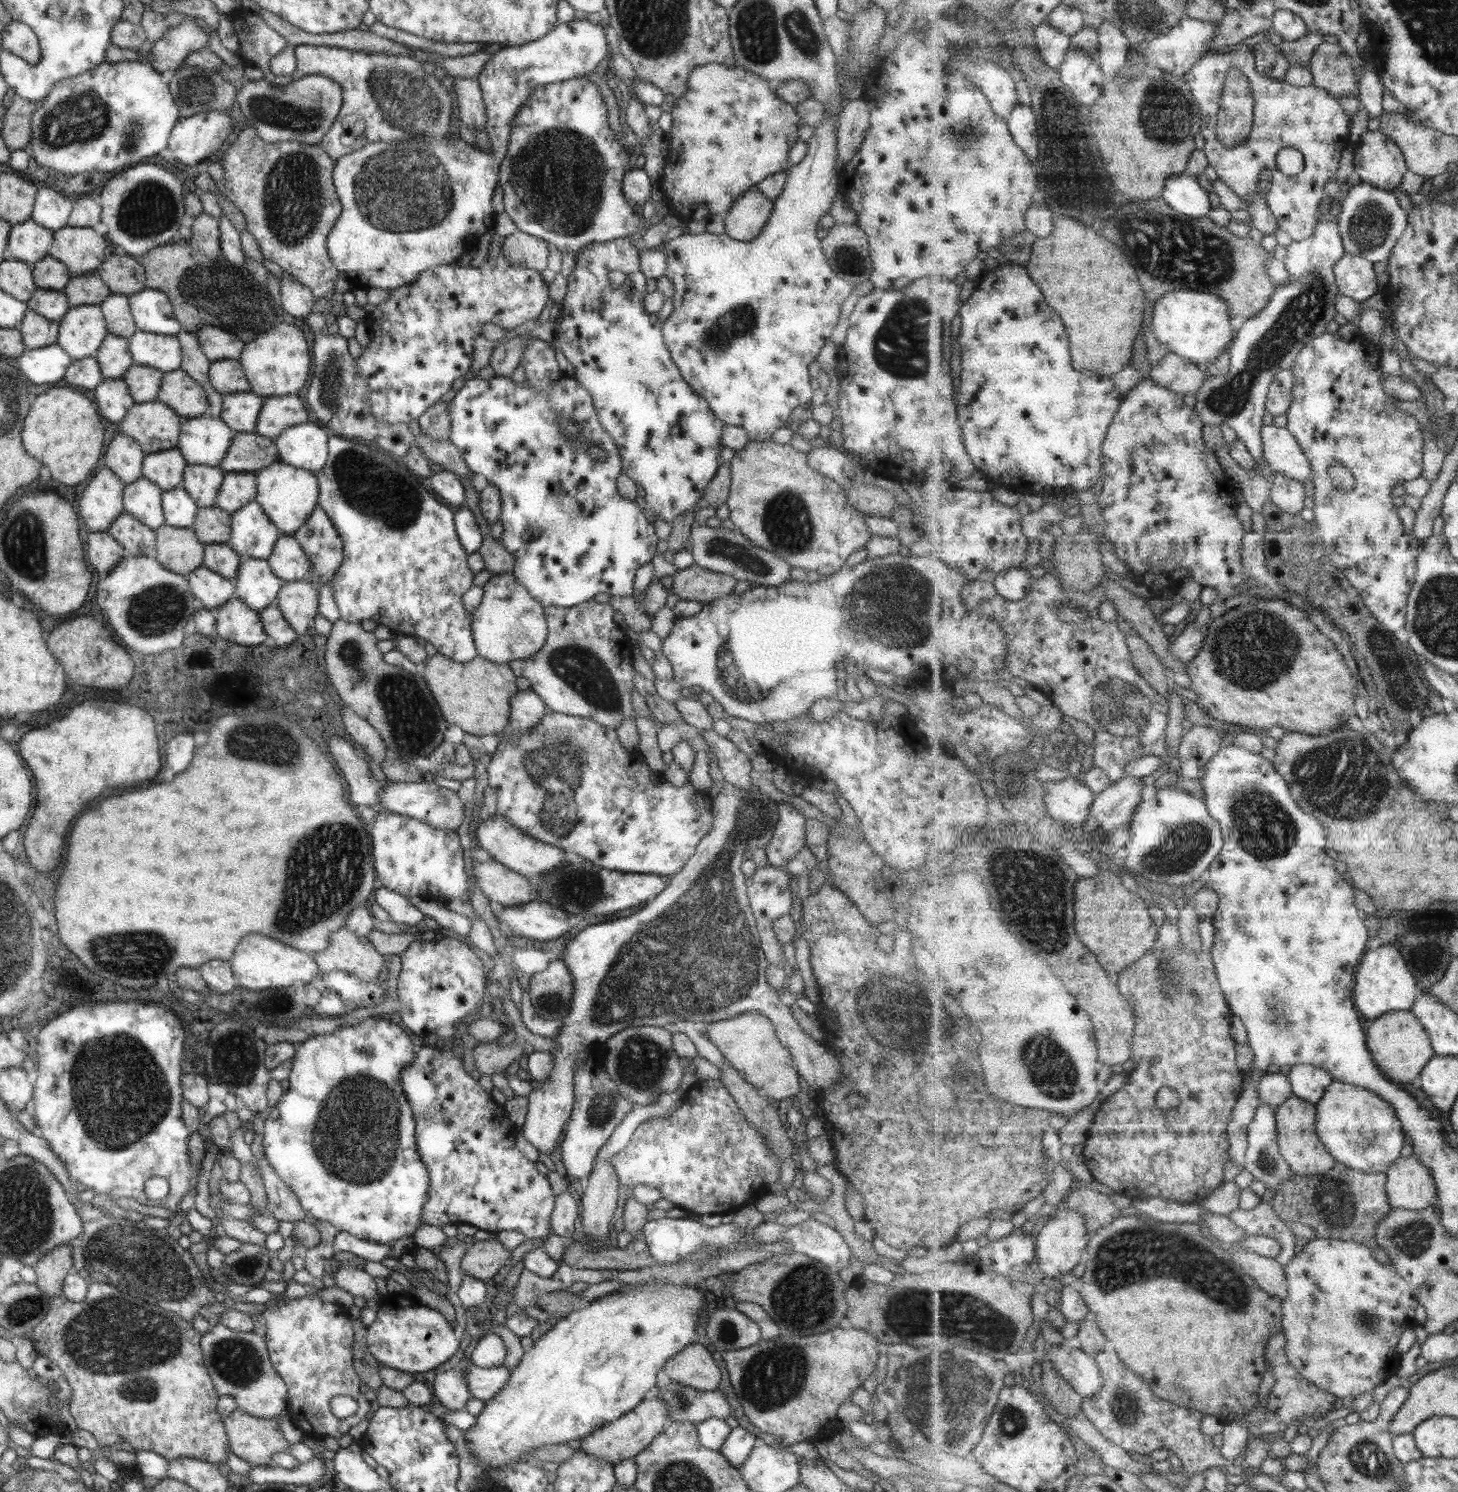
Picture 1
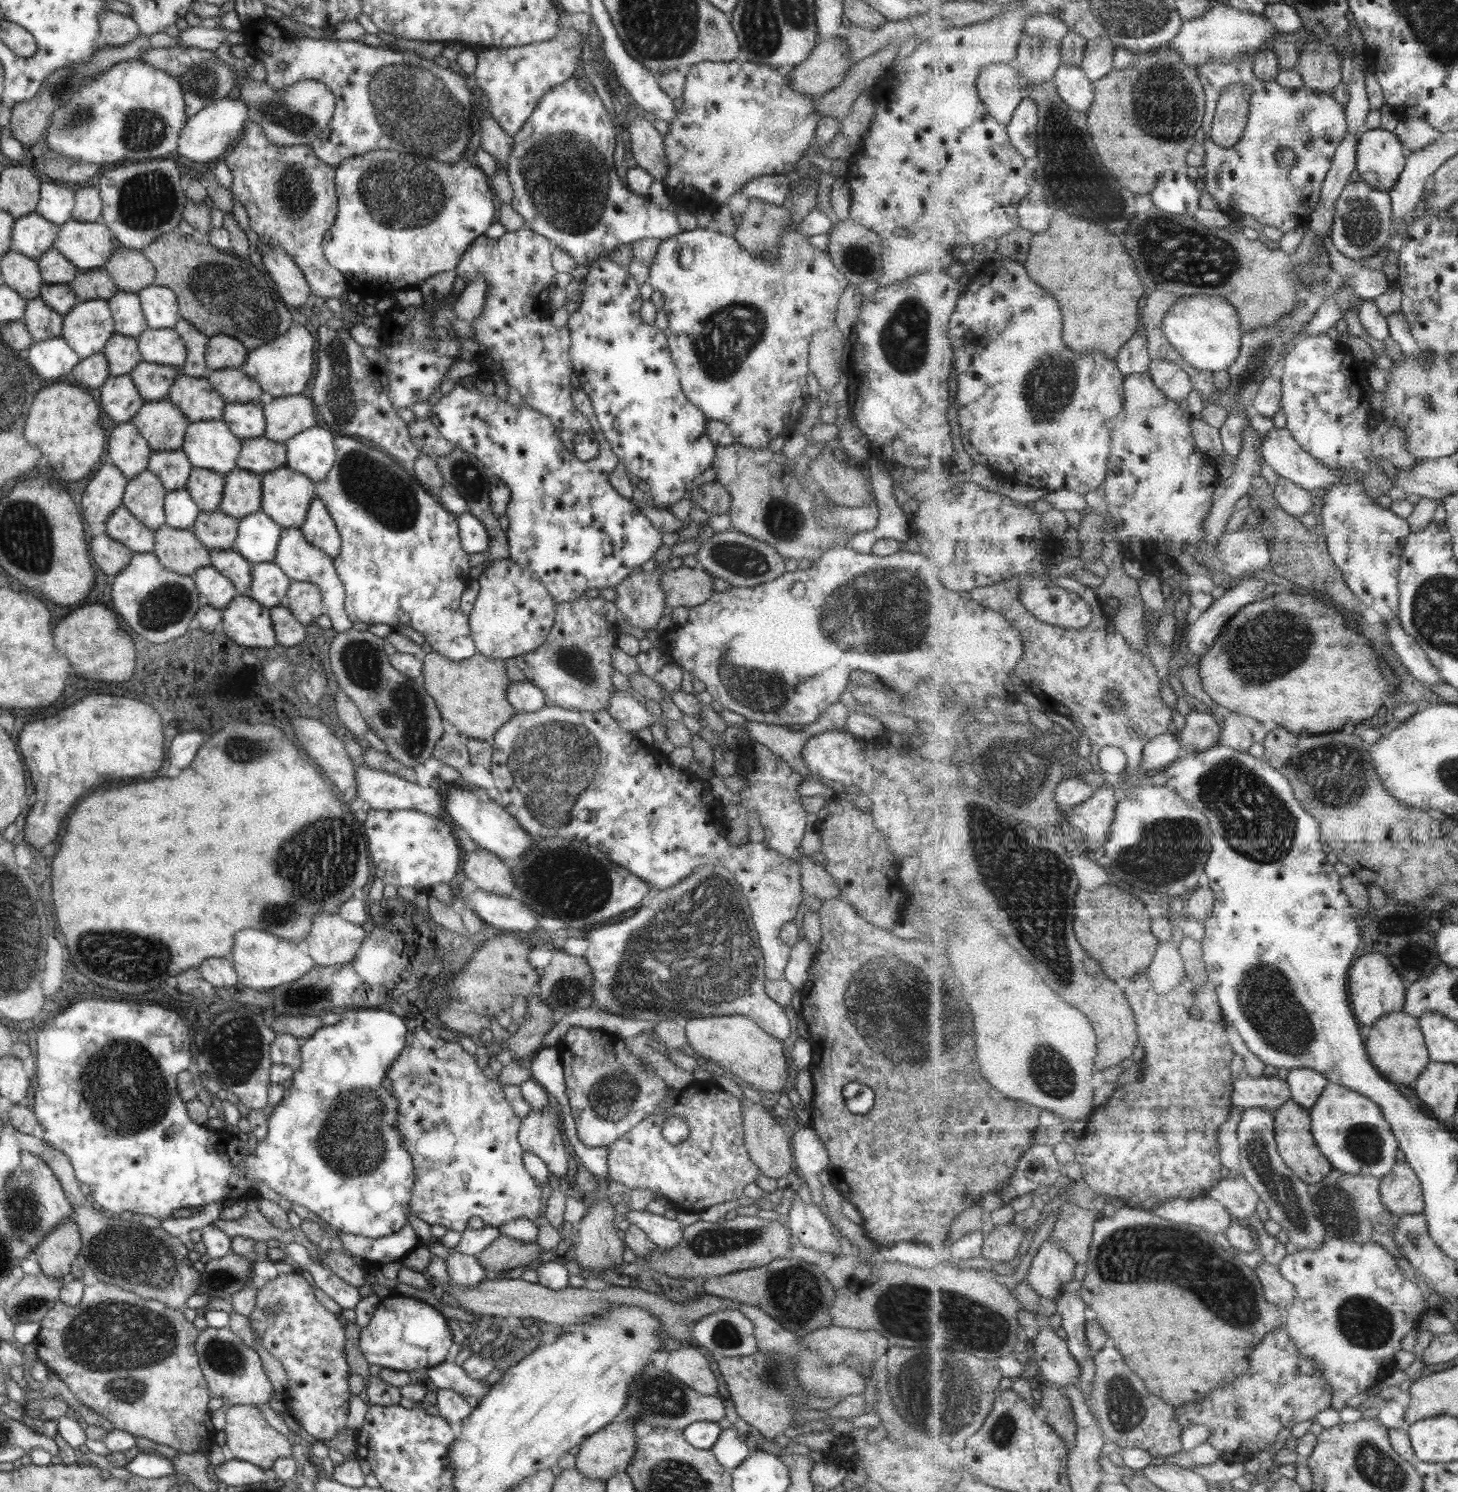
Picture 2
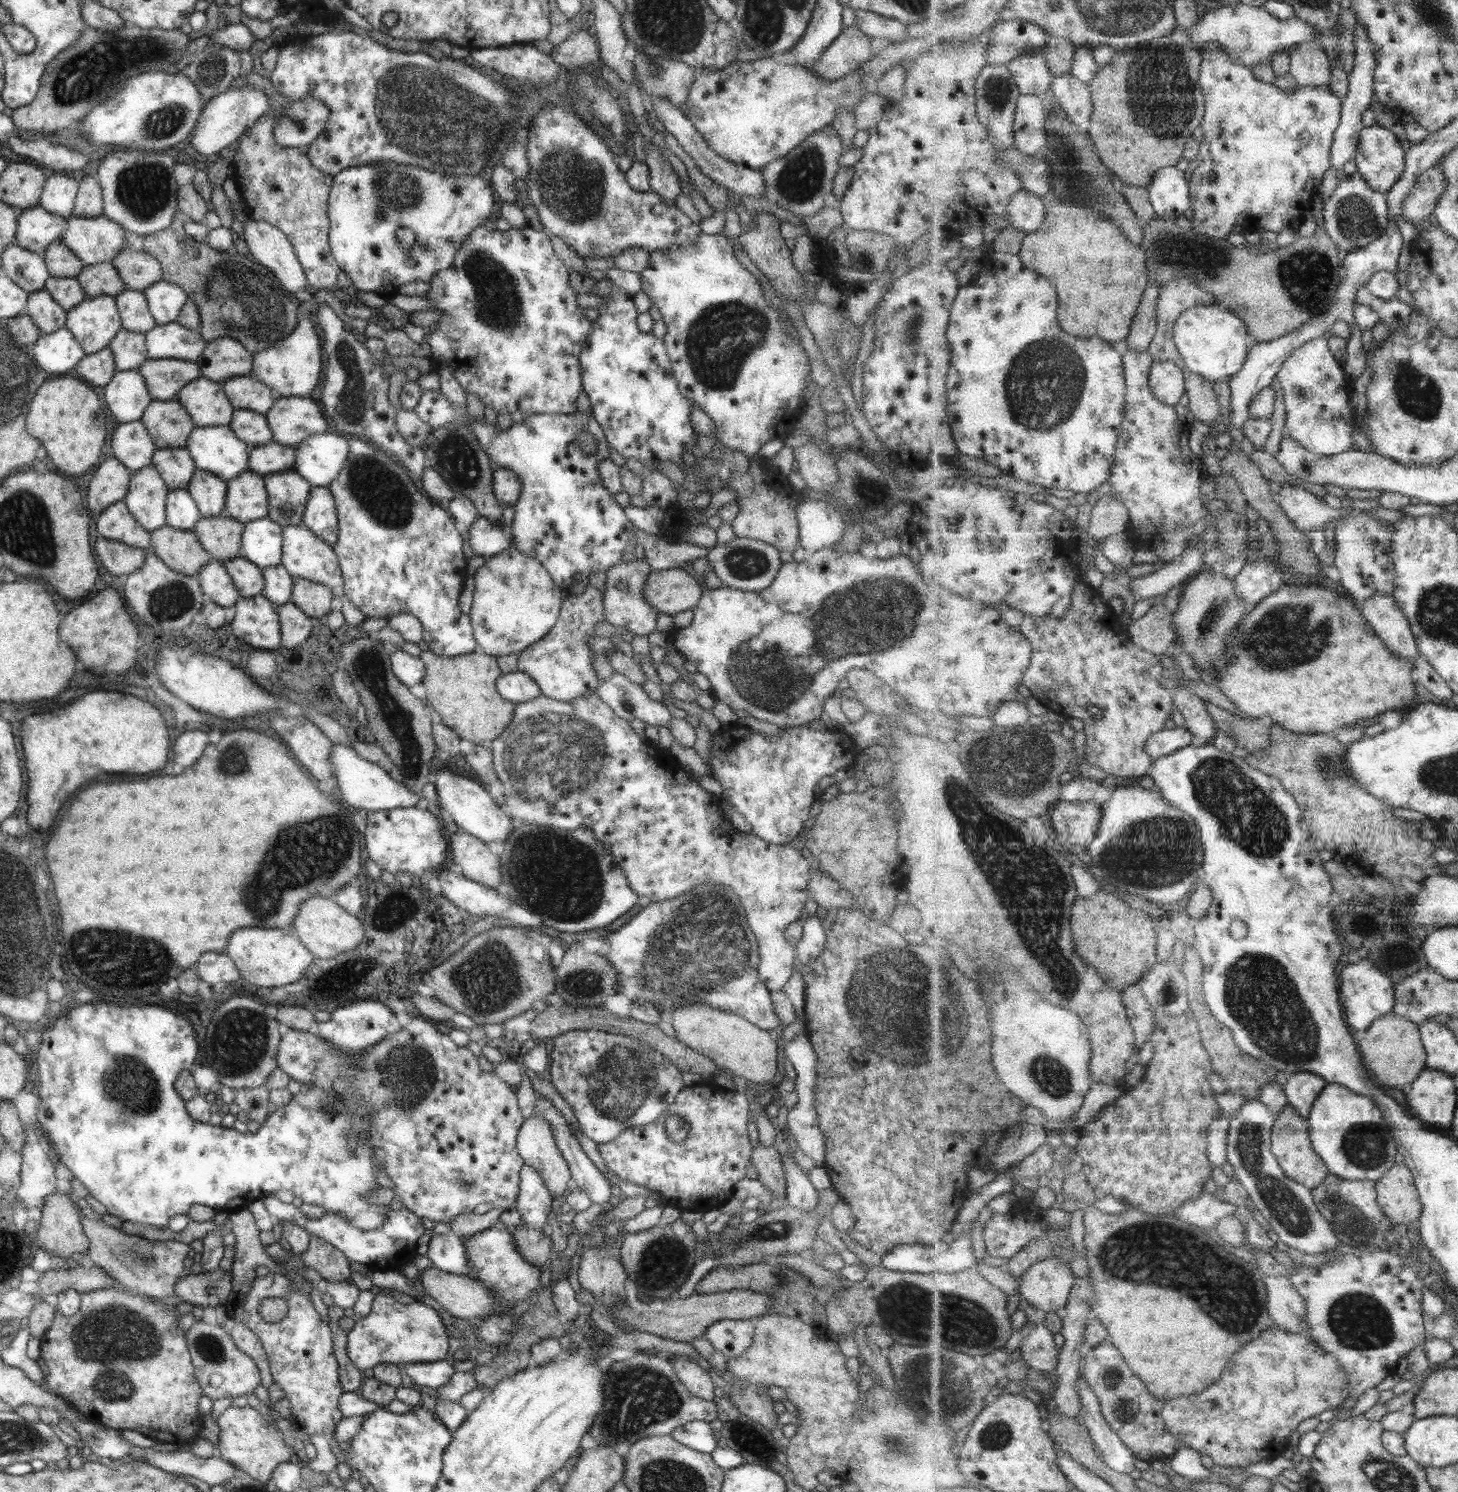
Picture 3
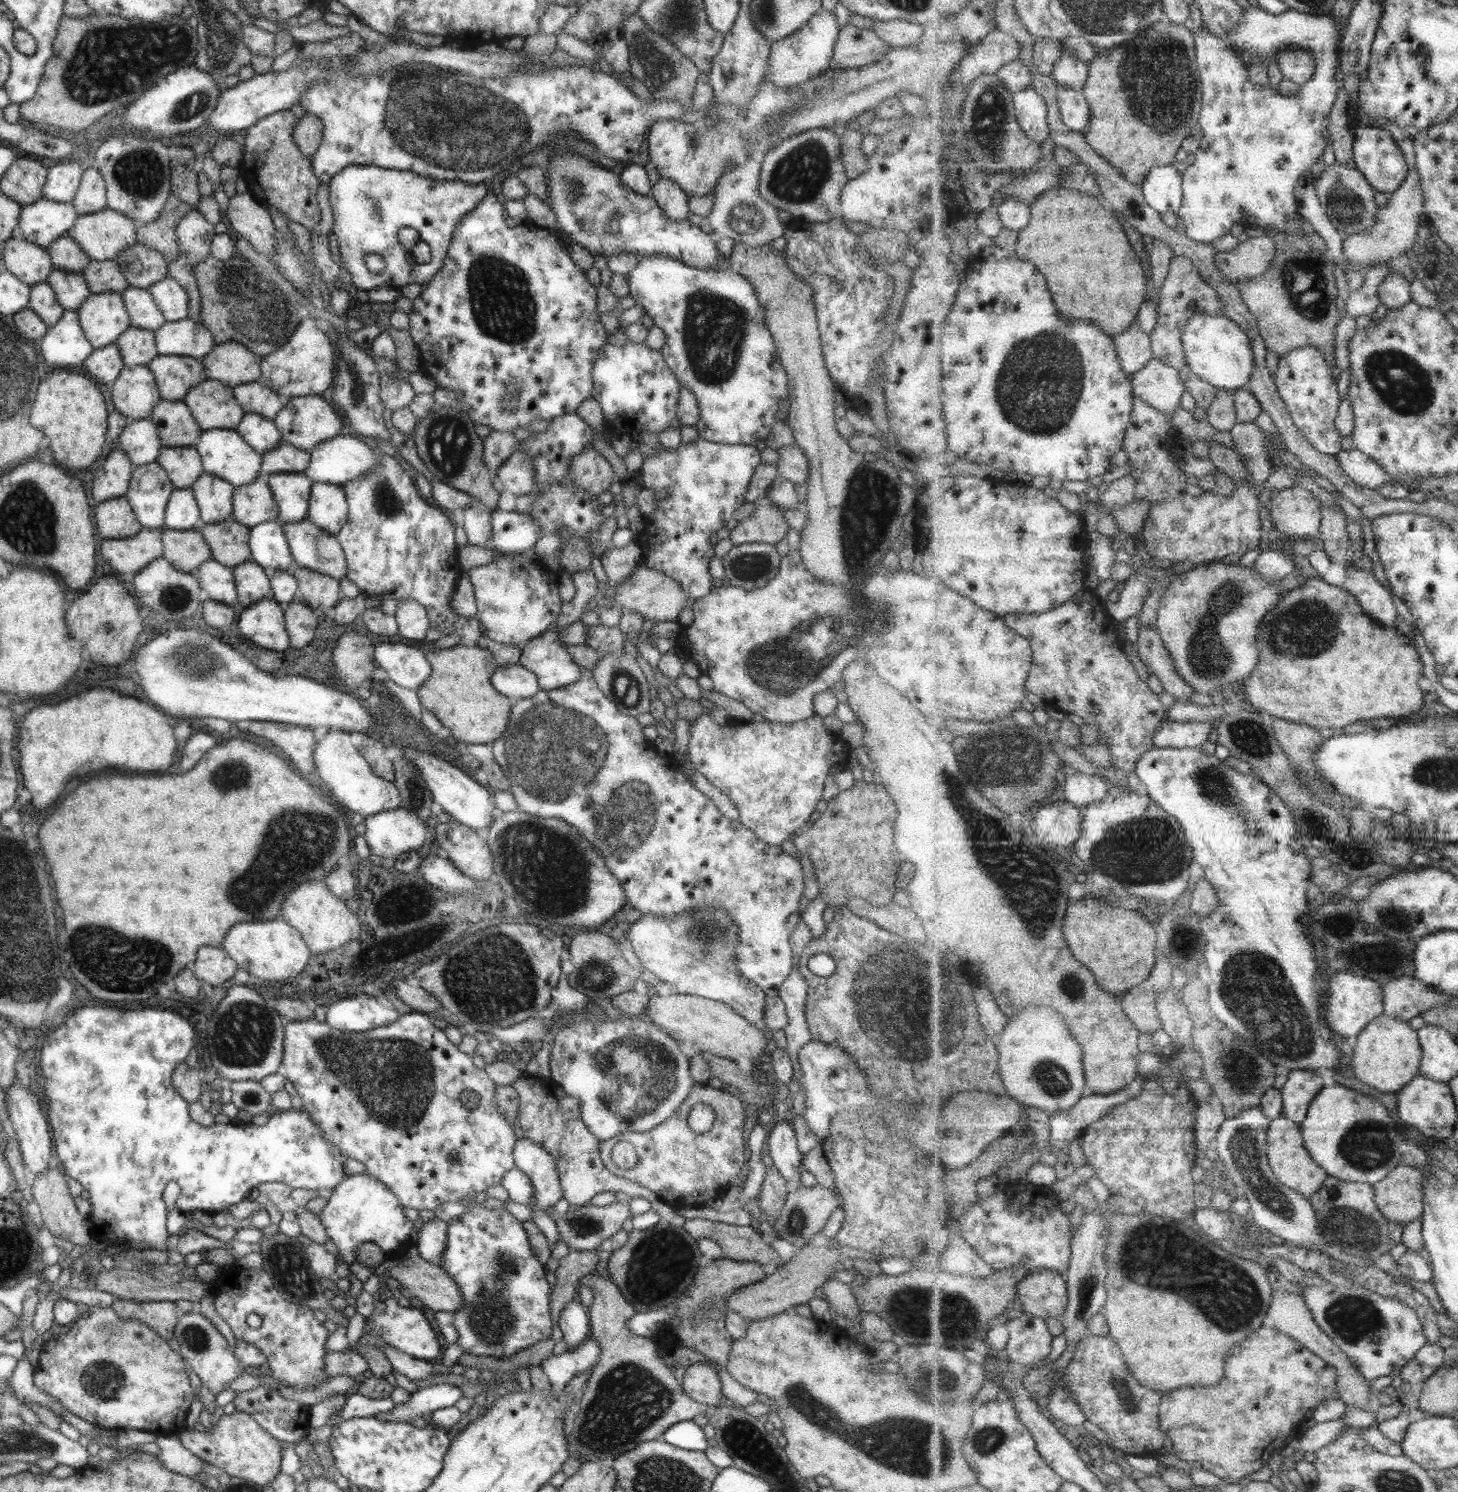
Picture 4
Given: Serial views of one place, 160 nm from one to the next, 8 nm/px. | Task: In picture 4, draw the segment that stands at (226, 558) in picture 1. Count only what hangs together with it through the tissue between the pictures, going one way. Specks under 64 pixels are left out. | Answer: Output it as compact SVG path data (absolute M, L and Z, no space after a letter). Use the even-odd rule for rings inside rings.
M246 561L231 570L237 596L237 609L243 610L267 598L270 593L268 572L252 561Z

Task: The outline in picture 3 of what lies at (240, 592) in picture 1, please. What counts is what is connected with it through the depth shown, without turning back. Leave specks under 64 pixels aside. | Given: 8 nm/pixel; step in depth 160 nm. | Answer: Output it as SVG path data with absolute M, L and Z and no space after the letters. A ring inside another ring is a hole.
M283 566L266 567L261 571L264 587L261 596L273 606L286 604L290 601L292 577Z

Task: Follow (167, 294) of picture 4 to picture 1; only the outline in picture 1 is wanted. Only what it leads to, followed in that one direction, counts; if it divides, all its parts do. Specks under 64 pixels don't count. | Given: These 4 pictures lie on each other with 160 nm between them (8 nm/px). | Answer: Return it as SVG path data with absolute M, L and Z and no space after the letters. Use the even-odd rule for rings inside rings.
M145 288L137 291L128 295L128 303L137 331L174 335L182 330L172 316L170 300L160 290Z

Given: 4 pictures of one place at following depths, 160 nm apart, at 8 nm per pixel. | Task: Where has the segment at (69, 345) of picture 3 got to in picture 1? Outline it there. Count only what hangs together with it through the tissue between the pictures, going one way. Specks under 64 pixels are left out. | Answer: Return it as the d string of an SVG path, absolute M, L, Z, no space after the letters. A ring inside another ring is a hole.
M57 343L36 349L26 348L17 358L21 372L33 384L55 384L63 380L65 371L72 361Z

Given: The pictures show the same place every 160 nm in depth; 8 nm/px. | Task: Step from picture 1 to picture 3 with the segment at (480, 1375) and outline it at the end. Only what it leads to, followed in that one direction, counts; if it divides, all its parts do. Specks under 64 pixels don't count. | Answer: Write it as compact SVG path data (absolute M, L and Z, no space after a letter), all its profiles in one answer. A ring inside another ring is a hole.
M440 1360L426 1363L401 1364L403 1372L413 1380L417 1386L427 1386L427 1388L439 1388L444 1386L448 1378L455 1373L453 1367L446 1361Z

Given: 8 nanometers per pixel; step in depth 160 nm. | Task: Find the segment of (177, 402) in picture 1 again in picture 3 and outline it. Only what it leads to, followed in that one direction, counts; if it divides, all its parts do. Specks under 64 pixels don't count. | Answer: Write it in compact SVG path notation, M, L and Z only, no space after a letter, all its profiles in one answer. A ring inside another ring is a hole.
M199 377L185 384L175 400L186 410L195 427L228 426L233 407L222 384Z

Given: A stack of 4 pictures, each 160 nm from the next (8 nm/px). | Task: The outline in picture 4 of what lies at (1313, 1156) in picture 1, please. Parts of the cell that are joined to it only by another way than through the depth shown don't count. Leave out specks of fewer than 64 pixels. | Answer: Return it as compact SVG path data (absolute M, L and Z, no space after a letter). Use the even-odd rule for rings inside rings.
M1284 1115L1271 1121L1267 1137L1267 1153L1274 1175L1285 1186L1311 1198L1324 1185L1328 1171L1320 1166L1305 1146L1302 1126Z

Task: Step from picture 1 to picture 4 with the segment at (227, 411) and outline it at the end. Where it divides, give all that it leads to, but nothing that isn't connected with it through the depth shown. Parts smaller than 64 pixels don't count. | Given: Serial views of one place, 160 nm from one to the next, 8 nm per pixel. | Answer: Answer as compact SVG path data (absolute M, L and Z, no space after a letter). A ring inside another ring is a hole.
M244 413L235 431L253 450L262 455L277 448L282 440L274 422L255 413Z

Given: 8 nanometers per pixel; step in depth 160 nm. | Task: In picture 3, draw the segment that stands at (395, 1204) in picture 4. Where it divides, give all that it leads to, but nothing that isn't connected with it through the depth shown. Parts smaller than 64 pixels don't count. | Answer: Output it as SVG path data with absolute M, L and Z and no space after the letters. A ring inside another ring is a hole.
M375 1187L367 1196L366 1201L376 1206L382 1206L382 1214L384 1219L381 1226L373 1230L359 1230L357 1227L351 1226L344 1221L343 1217L339 1217L337 1213L325 1212L321 1218L313 1220L305 1220L297 1207L291 1203L282 1203L273 1195L269 1194L262 1199L268 1216L273 1221L285 1221L303 1228L310 1235L317 1235L319 1238L334 1246L348 1262L359 1262L376 1270L395 1269L400 1265L404 1265L408 1260L412 1260L415 1254L415 1242L421 1234L423 1234L423 1225L421 1219L416 1217L412 1212L401 1207L398 1210L392 1210L389 1202L394 1194L391 1189L385 1187Z

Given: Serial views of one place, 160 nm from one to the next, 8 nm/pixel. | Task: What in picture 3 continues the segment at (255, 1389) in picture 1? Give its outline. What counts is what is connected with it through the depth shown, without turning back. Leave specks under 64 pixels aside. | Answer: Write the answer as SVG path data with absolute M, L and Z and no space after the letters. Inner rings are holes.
M194 1321L184 1332L190 1363L194 1368L203 1395L211 1401L217 1398L235 1398L253 1391L260 1384L260 1374L255 1363L241 1352L230 1339L226 1326L211 1325L203 1321Z

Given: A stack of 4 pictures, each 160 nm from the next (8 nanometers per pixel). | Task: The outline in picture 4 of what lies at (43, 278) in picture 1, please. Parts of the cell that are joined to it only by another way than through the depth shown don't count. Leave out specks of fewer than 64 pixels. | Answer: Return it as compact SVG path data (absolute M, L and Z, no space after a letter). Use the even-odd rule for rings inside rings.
M66 234L50 242L46 250L52 268L66 273L81 273L90 258L81 247Z

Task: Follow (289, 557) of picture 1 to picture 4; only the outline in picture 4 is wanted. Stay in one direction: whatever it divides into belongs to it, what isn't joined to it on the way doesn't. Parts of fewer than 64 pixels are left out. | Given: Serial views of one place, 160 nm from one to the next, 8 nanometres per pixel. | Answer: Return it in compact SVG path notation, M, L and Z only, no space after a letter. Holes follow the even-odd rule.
M307 517L281 525L294 566L329 576L337 582L345 577L345 556L335 535L317 529Z

